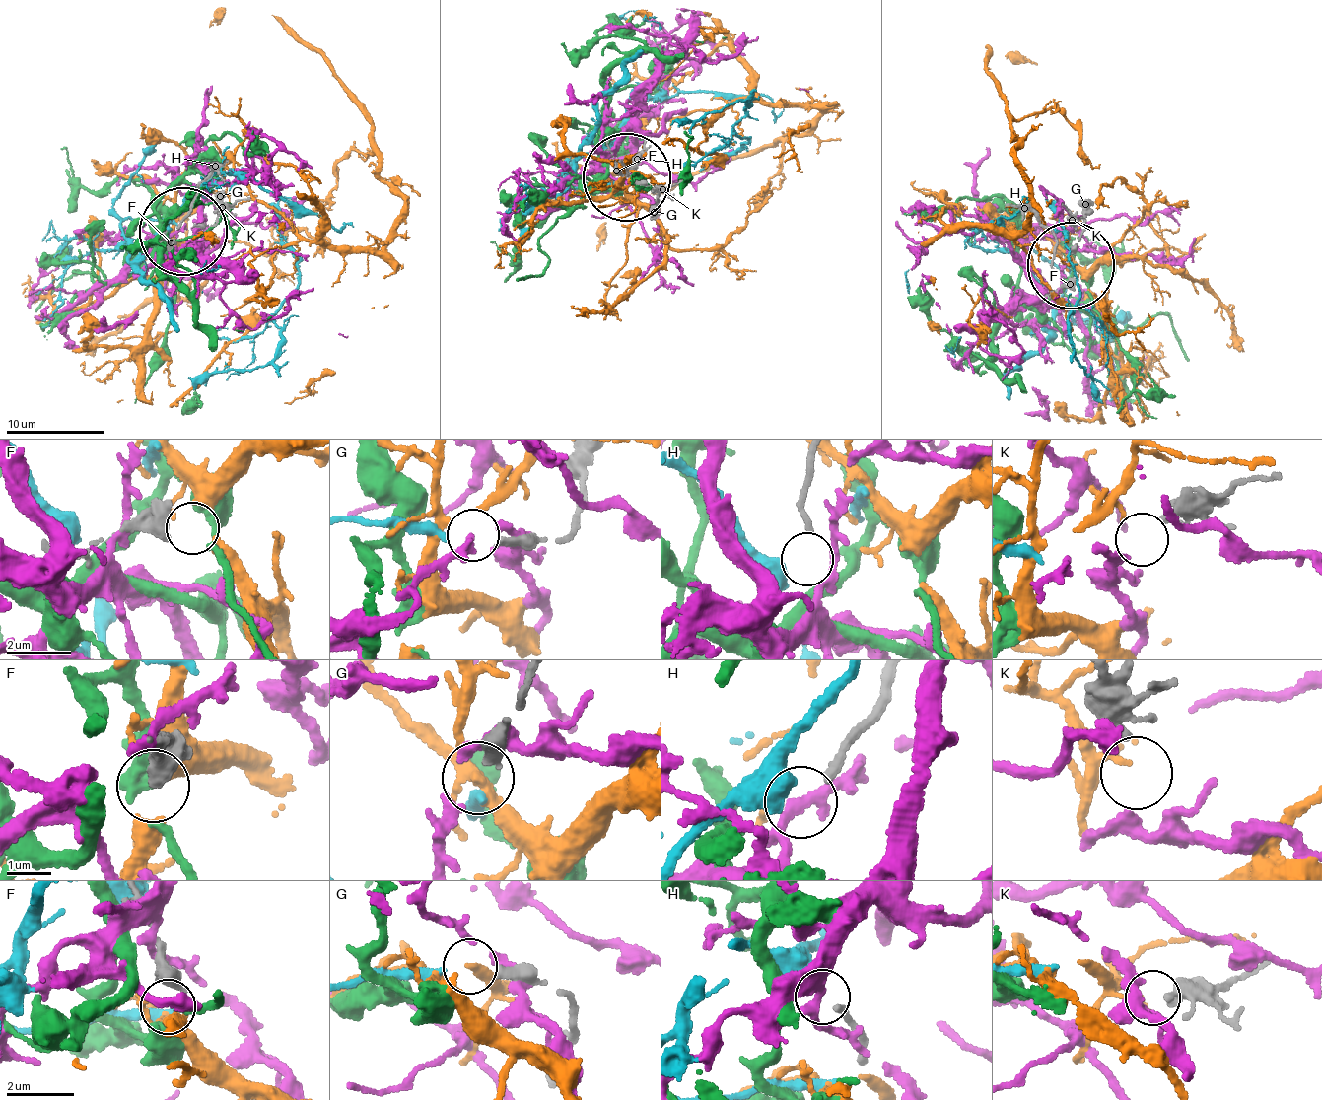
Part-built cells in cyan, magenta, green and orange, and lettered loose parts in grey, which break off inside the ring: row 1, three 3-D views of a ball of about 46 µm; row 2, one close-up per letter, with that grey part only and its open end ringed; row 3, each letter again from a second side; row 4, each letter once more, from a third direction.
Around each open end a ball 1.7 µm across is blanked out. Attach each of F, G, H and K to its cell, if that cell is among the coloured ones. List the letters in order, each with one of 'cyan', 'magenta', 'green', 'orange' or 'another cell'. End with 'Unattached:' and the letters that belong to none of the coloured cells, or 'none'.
F: orange
G: cyan
H: another cell
K: magenta
Unattached: H

